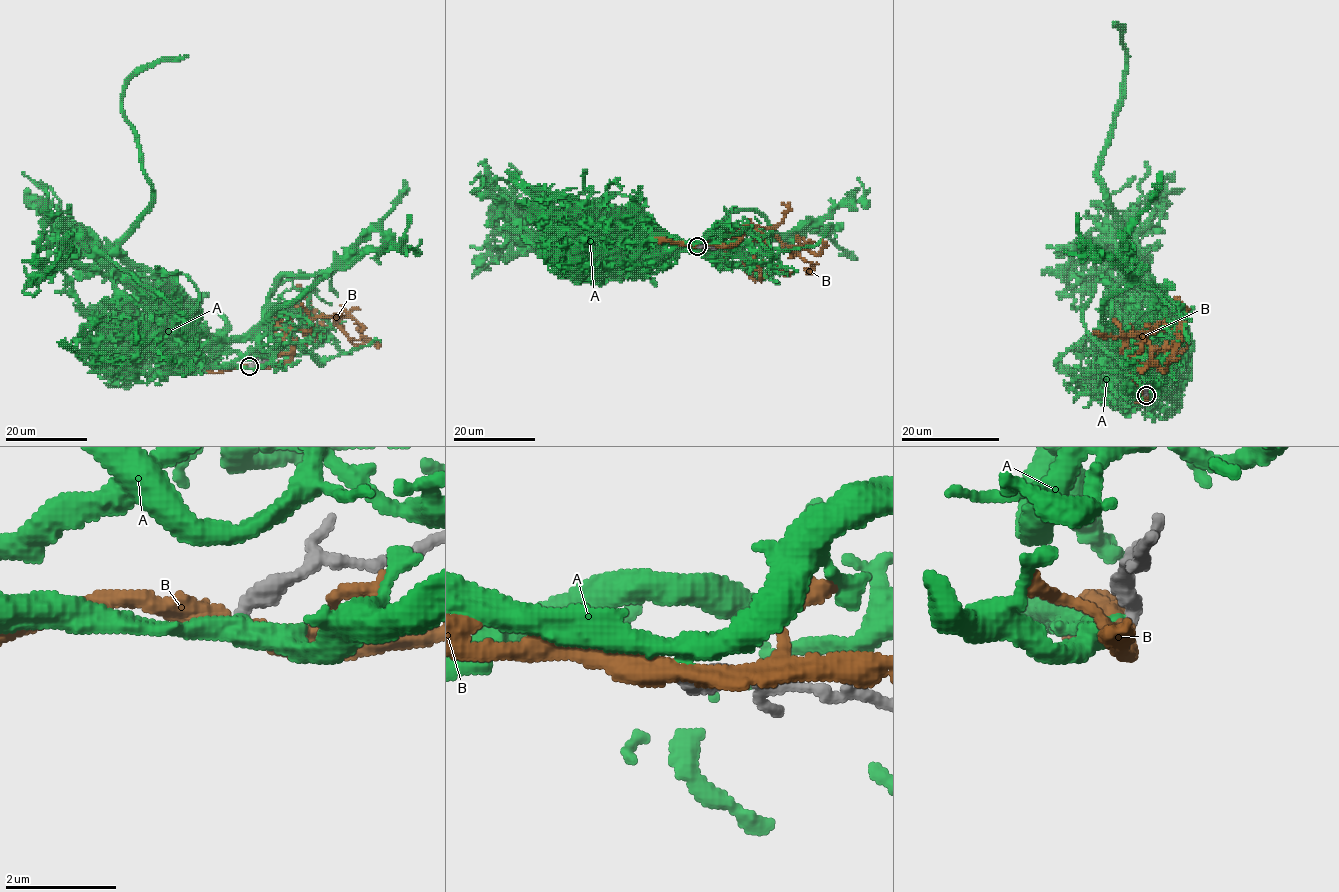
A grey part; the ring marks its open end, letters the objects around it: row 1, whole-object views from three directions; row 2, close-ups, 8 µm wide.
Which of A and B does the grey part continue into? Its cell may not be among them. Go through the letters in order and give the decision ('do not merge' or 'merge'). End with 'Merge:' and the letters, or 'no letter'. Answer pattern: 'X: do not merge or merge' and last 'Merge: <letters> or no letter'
A: merge
B: do not merge
Merge: A

